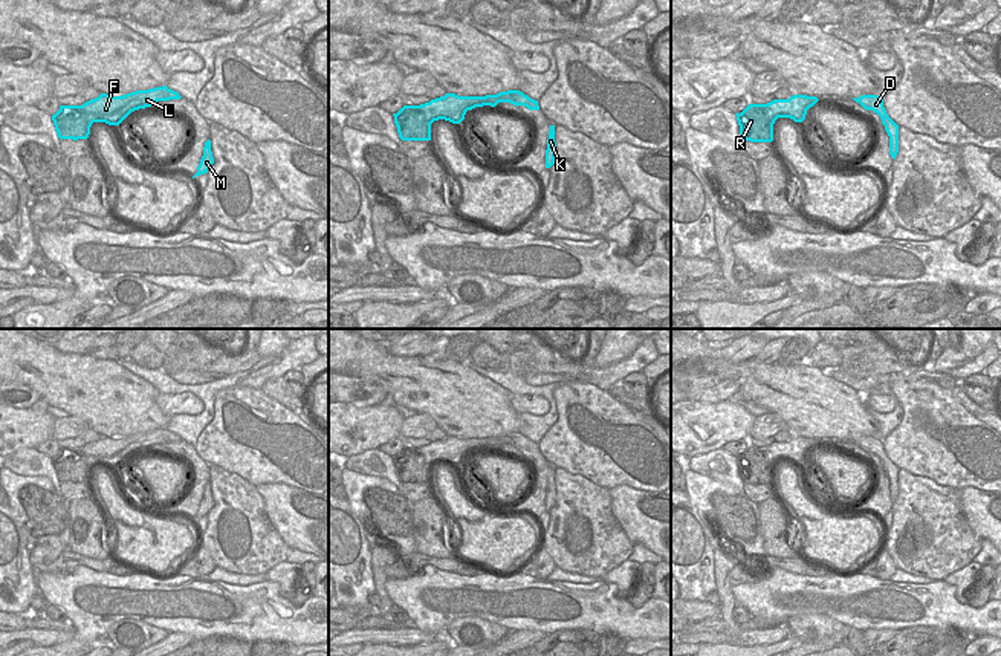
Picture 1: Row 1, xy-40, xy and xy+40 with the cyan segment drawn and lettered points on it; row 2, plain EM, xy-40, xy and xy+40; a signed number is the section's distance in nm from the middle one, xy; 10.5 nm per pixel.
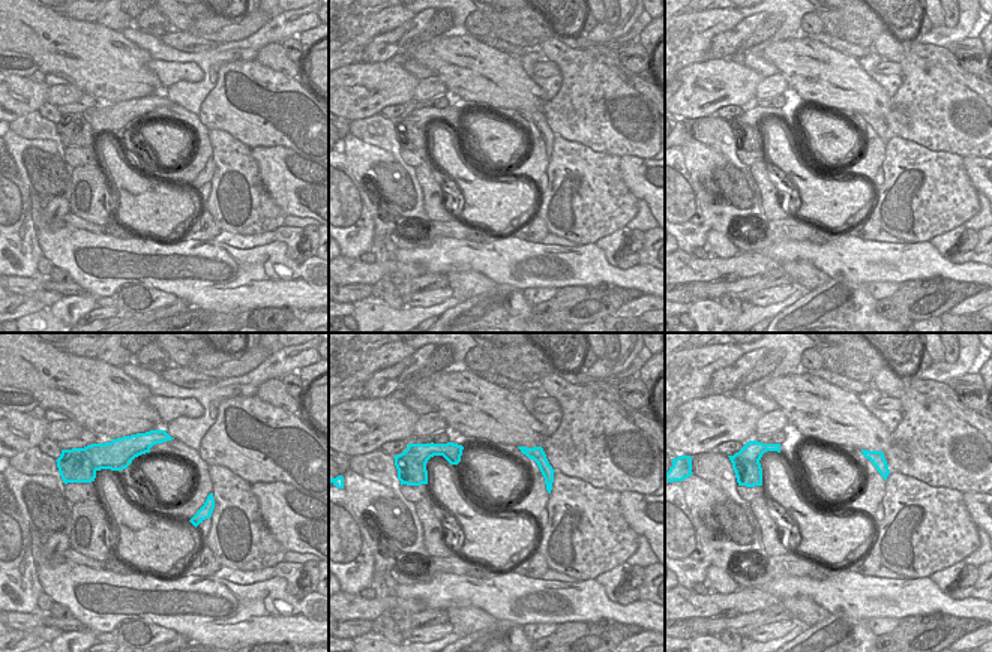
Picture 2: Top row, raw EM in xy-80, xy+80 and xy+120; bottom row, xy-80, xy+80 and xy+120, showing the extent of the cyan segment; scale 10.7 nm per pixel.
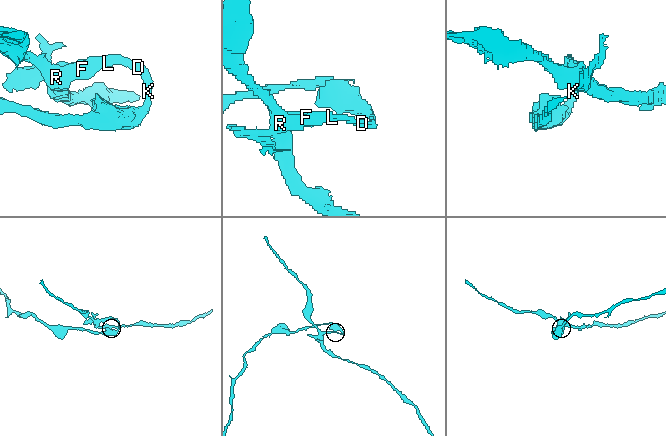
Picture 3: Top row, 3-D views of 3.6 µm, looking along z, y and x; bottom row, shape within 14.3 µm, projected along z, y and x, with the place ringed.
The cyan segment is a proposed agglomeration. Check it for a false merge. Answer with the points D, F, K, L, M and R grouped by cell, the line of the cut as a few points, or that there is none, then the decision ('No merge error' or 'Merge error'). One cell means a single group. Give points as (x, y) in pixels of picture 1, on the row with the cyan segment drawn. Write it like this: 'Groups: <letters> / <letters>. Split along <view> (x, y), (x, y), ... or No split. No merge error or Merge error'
Groups: D F K L M / R. Split along xy+40 (760, 104), (772, 126). Merge error.

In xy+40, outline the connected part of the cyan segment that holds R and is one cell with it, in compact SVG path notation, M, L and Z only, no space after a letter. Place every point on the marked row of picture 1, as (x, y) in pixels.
M749 104L741 113L735 113L743 141L773 141L773 125L767 121L767 115L760 109L760 106L761 104Z

